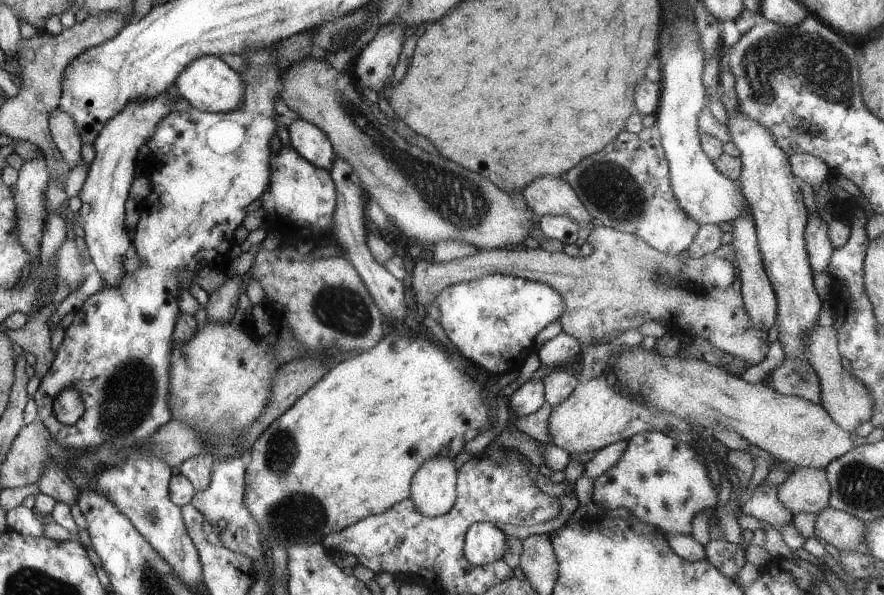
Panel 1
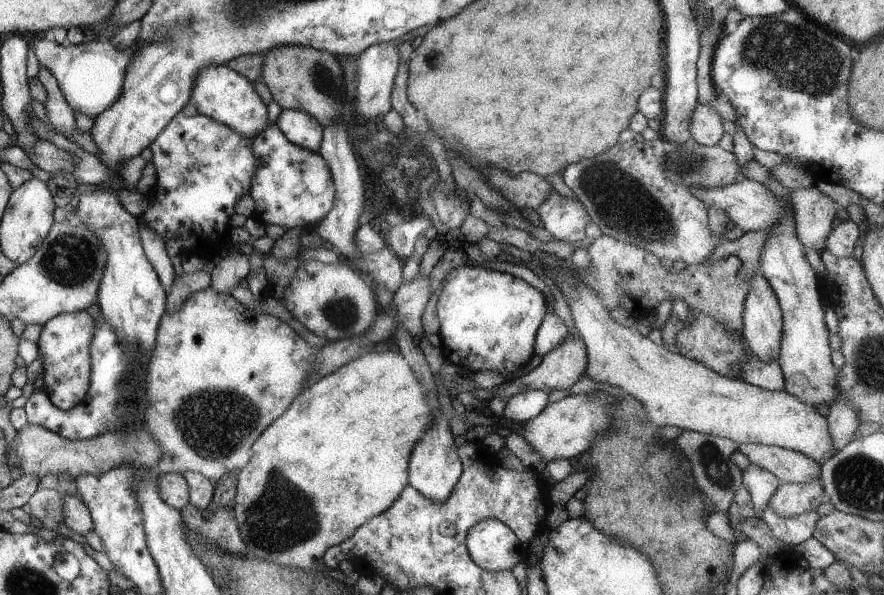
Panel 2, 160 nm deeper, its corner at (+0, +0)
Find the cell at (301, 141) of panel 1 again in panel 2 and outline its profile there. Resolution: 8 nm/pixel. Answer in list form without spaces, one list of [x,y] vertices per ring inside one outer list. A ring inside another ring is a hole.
[[[282,109],[275,125],[290,142],[319,152],[323,126],[310,113],[296,109]]]

